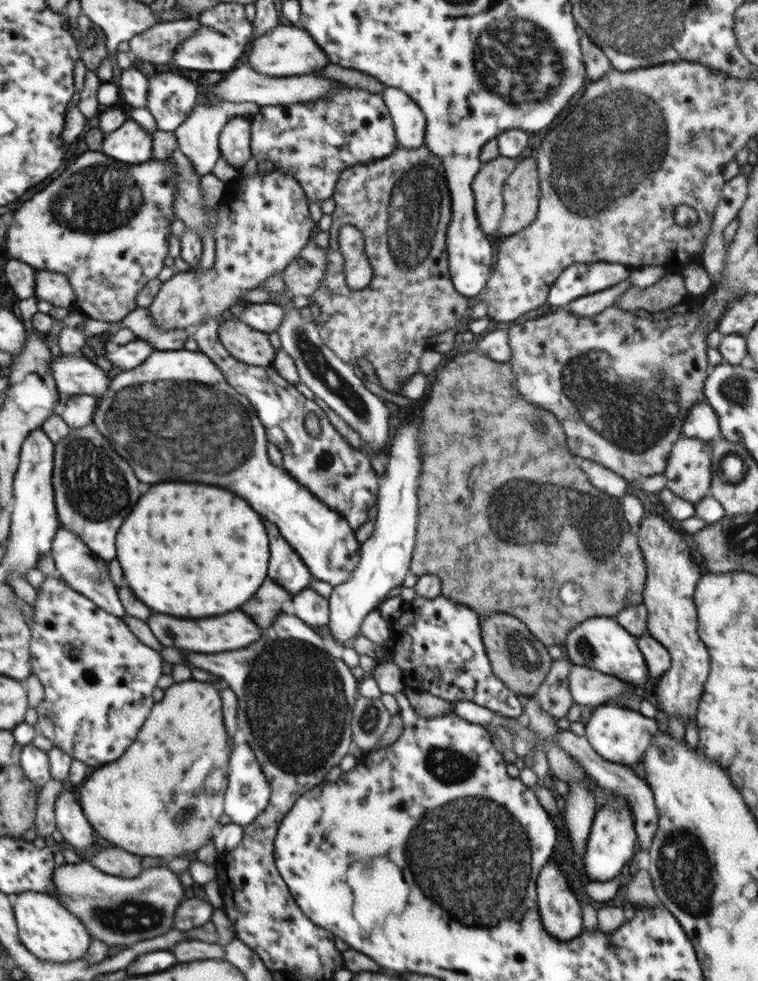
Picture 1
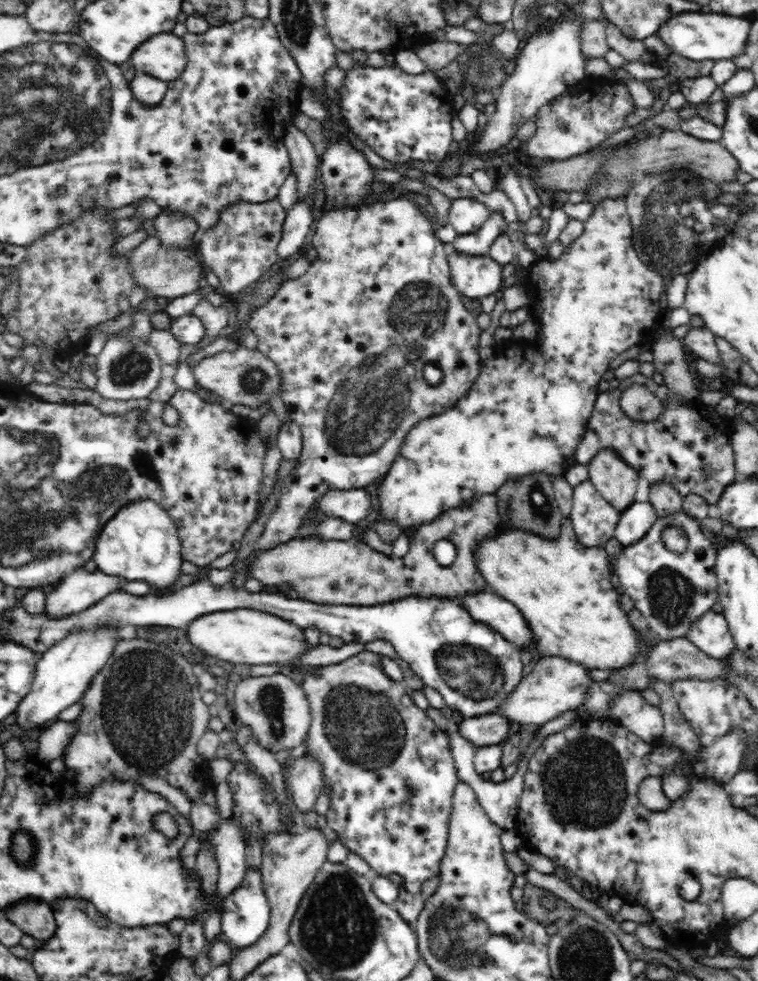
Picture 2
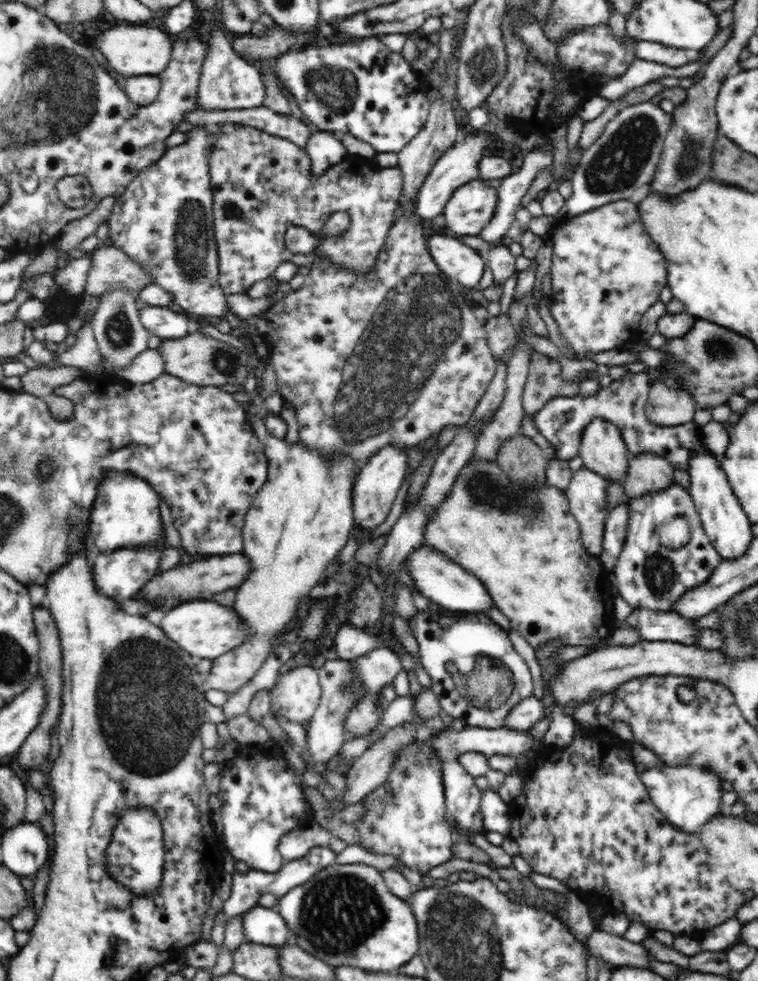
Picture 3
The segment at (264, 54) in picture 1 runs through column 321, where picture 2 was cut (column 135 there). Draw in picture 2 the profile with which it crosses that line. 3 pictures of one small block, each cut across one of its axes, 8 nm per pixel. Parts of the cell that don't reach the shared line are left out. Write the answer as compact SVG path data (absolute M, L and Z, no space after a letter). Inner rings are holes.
M162 33L142 42L128 61L138 73L170 82L185 69L186 47L182 38L173 33Z

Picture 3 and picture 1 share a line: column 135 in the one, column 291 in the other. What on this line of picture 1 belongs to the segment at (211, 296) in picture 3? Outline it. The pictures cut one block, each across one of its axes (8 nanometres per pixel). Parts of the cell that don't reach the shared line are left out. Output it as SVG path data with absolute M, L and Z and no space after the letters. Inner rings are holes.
M280 170L268 174L256 171L250 176L237 177L232 184L225 185L218 205L222 212L214 236L214 267L203 272L175 271L162 283L148 308L154 325L160 329L198 326L200 321L216 318L233 304L245 301L246 291L260 288L270 275L282 274L317 231L302 186Z

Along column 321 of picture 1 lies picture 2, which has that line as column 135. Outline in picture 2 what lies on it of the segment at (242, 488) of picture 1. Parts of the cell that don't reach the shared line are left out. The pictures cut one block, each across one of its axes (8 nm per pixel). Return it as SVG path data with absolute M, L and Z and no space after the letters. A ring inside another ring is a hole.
M150 499L129 502L99 532L92 559L97 568L108 575L146 582L158 591L168 589L168 593L182 573L183 556L177 530L160 504Z

